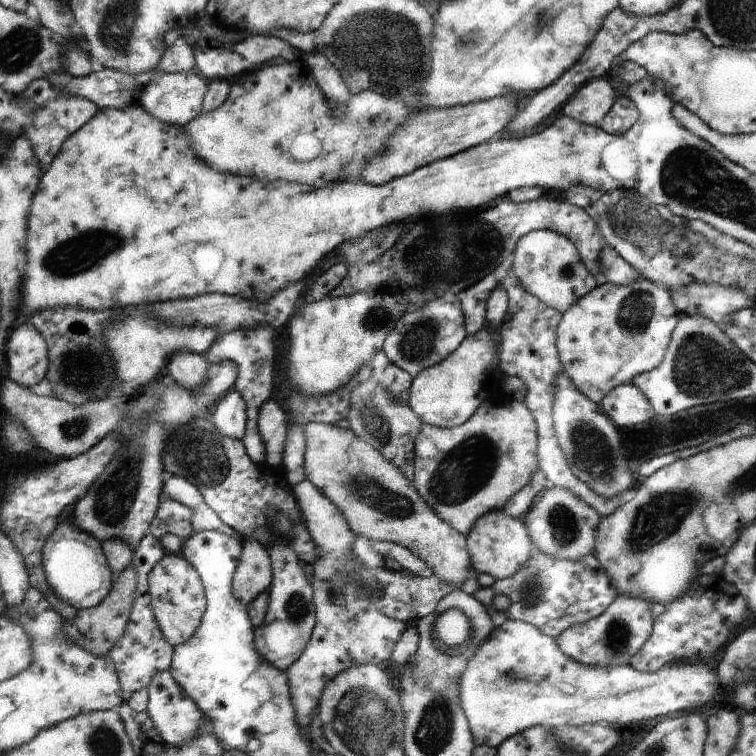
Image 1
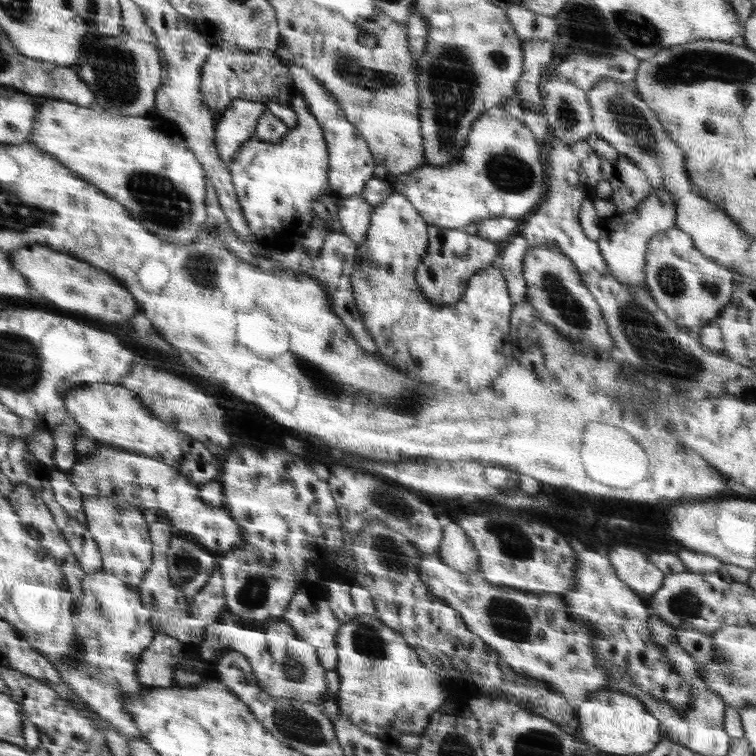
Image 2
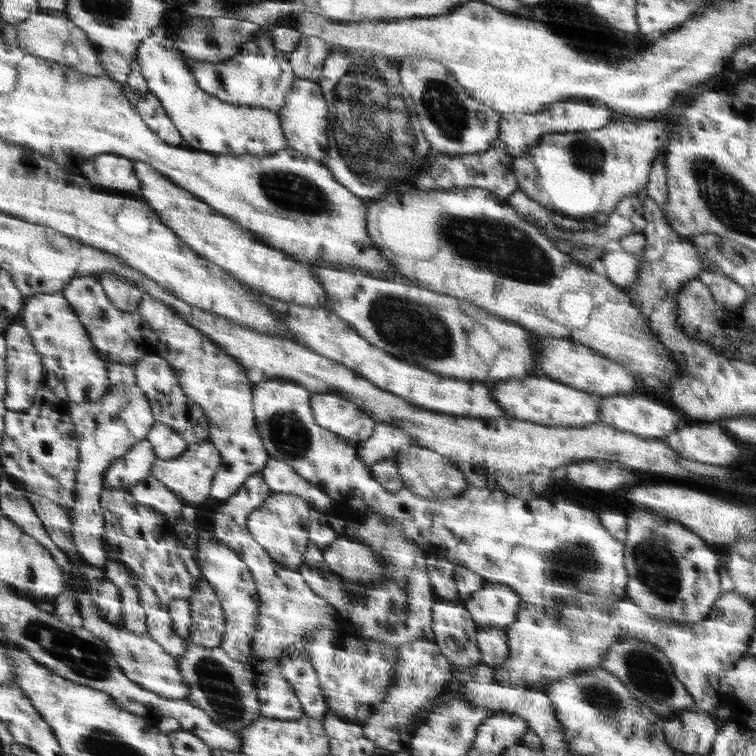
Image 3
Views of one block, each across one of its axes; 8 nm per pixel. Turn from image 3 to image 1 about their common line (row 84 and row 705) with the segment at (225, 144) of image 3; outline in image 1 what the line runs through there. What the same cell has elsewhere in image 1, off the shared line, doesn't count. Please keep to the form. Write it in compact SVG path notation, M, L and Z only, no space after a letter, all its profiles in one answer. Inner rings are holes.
M168 668L154 676L148 686L149 701L147 711L156 727L160 740L166 741L171 746L188 745L190 741L201 736L202 728L208 718L197 705L190 694L186 694L181 684L174 678Z

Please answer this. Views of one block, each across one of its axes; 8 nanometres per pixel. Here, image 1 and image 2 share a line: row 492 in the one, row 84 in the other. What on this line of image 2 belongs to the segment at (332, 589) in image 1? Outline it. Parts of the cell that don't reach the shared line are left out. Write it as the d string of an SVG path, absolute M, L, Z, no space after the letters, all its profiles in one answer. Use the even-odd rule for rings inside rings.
M294 64L288 67L295 90L308 101L309 108L322 127L325 141L328 142L329 168L328 175L326 175L328 184L340 199L361 196L368 180L376 175L374 172L375 163L369 152L368 142L358 132L356 125L345 115L333 93L326 89L309 69Z

